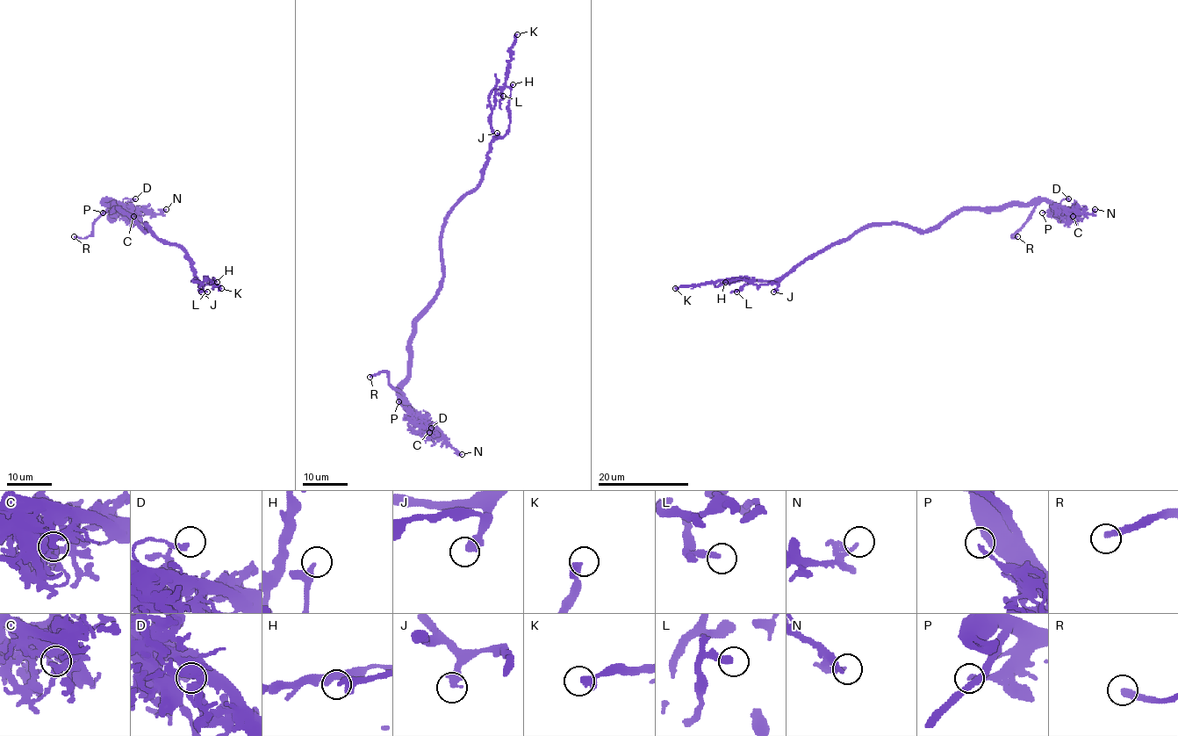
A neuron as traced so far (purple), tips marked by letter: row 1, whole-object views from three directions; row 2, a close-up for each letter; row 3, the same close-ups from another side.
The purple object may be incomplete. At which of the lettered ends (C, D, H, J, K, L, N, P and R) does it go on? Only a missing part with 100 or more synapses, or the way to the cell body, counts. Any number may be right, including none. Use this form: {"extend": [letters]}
{"extend": ["R"]}

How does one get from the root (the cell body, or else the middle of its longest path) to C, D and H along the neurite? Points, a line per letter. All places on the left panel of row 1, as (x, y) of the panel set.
C: (146, 224), (146, 230), (130, 214), (106, 205), (111, 201), (134, 225), (133, 216)
D: (146, 224), (146, 230), (130, 214), (106, 205), (111, 201), (122, 203), (124, 198), (135, 198)
H: (146, 224), (159, 238), (175, 243), (188, 256), (193, 273), (201, 282), (213, 285), (212, 280), (217, 282)

